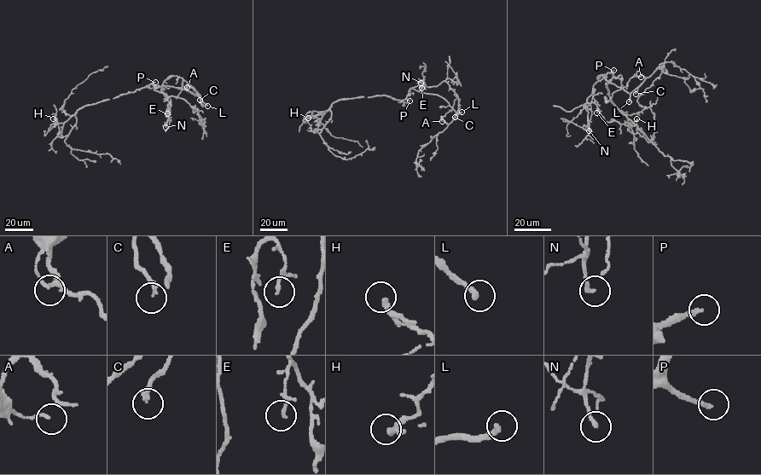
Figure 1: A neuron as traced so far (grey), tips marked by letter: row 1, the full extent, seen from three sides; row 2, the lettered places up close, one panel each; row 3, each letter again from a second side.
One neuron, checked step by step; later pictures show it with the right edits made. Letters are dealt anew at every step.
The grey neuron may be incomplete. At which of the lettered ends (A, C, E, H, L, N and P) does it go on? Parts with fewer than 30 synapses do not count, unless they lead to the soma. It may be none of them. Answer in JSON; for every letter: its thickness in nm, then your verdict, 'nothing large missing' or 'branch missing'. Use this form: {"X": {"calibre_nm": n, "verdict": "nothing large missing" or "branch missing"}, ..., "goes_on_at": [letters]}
{"A": {"calibre_nm": 140, "verdict": "nothing large missing"}, "C": {"calibre_nm": 220, "verdict": "nothing large missing"}, "E": {"calibre_nm": 100, "verdict": "nothing large missing"}, "H": {"calibre_nm": 190, "verdict": "nothing large missing"}, "L": {"calibre_nm": 320, "verdict": "branch missing"}, "N": {"calibre_nm": 190, "verdict": "nothing large missing"}, "P": {"calibre_nm": 200, "verdict": "branch missing"}, "goes_on_at": ["L", "P"]}

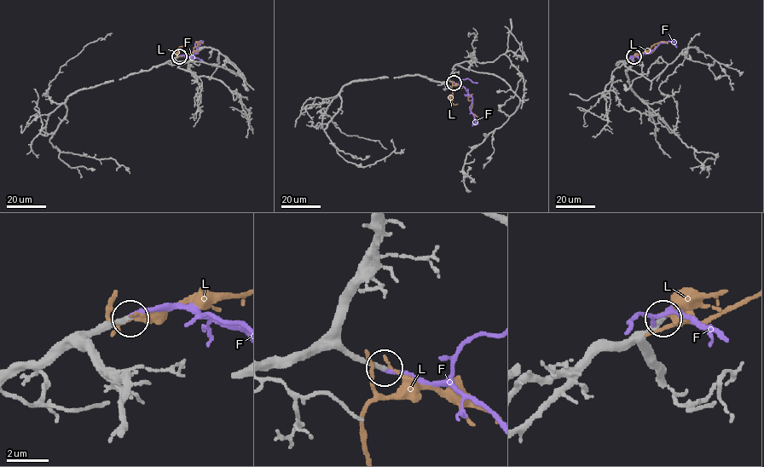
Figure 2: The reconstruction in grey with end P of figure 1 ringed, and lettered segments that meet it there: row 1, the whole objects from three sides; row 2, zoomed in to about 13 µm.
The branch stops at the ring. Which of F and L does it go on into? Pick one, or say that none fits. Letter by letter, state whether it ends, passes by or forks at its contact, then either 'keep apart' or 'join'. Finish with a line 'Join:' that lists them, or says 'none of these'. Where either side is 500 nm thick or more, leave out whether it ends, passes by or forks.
F: it ends | join
L: it ends | keep apart
Join: F

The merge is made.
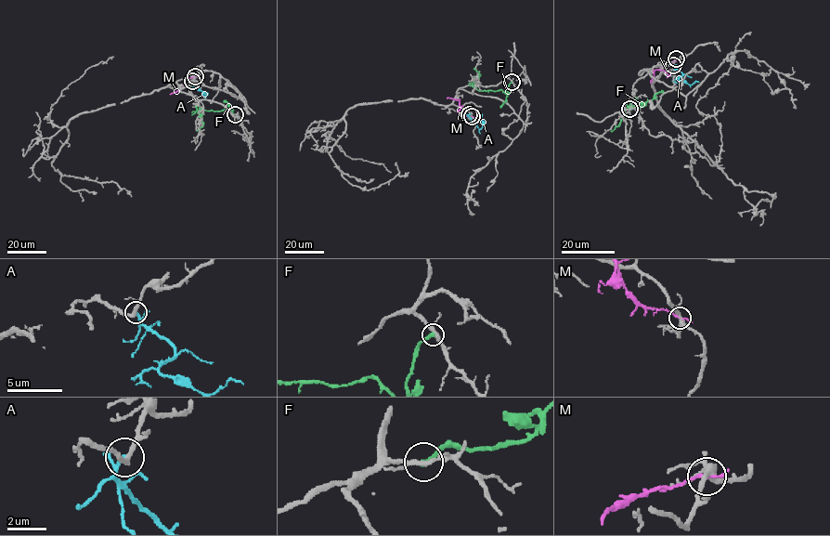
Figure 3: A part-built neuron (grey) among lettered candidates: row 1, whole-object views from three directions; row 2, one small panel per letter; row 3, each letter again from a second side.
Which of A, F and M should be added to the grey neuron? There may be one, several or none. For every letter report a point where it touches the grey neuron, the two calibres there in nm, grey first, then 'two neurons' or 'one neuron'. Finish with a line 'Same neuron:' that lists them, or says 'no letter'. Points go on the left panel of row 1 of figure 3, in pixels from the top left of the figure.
A: contact (192, 81); calibres 240 and 140 nm; two neurons
F: contact (235, 114); calibres 190 and 260 nm; two neurons
M: contact (195, 76); calibres 320 and 180 nm; two neurons
Same neuron: no letter

